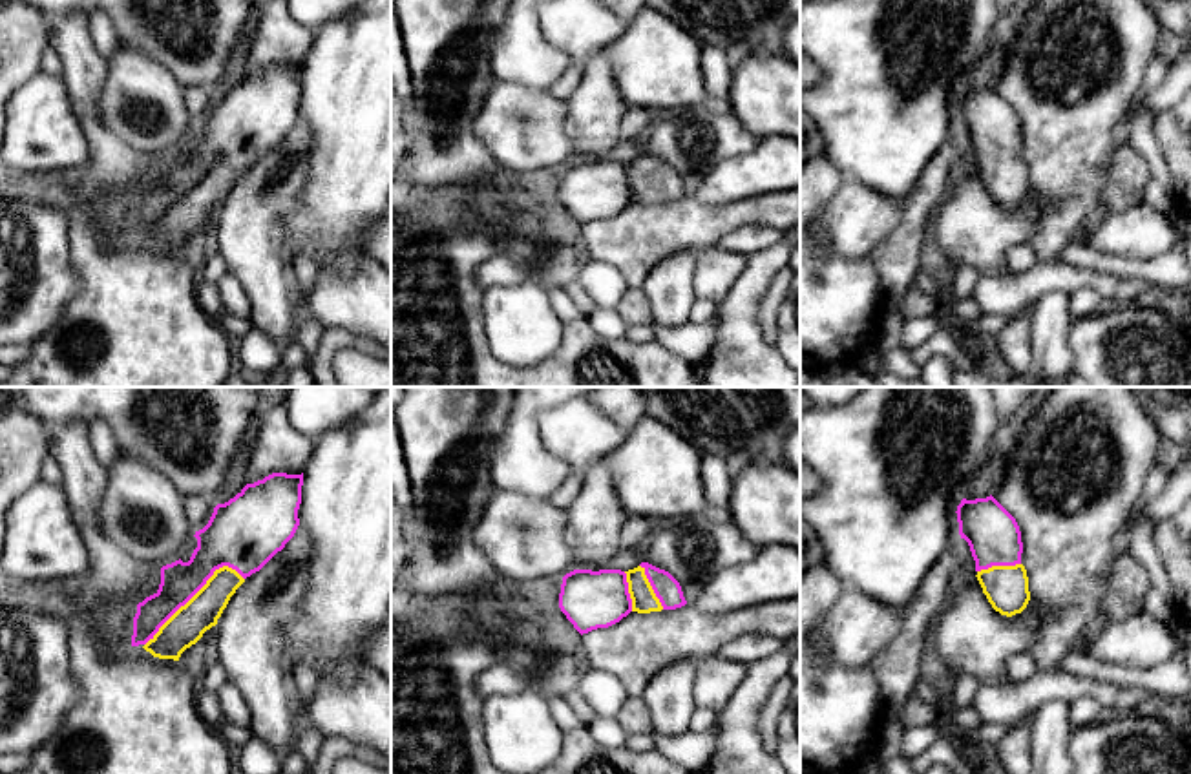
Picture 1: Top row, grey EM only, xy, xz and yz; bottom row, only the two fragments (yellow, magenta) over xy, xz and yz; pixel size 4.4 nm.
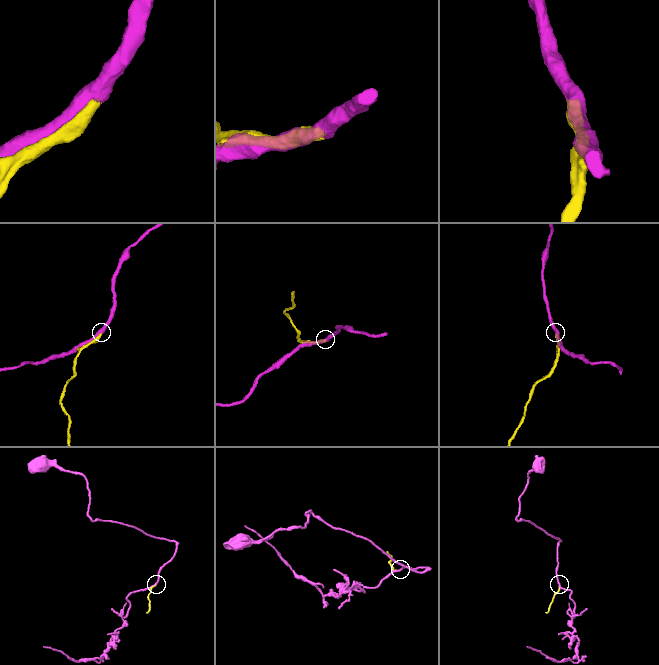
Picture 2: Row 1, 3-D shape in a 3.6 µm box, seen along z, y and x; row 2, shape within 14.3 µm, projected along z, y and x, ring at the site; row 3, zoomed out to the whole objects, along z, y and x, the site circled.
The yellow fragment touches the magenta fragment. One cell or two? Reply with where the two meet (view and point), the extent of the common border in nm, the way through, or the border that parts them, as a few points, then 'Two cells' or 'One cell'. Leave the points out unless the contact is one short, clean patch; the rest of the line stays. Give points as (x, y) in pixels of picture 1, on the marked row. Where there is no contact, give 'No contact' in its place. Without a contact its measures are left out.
Touches yellow at xy (196, 594). Shared border 550 nm. One cell

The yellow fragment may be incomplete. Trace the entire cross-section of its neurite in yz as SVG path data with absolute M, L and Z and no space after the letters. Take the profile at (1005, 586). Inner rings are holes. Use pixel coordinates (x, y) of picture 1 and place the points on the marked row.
M990 495L957 506L959 535L970 546L977 580L1001 615L1021 613L1028 601L1028 577L1021 564L1023 542L1016 518Z

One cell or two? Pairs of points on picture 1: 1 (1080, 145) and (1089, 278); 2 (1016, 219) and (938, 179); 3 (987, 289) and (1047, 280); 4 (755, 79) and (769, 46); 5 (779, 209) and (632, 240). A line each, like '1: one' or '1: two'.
1: two
2: two
3: one
4: two
5: one

